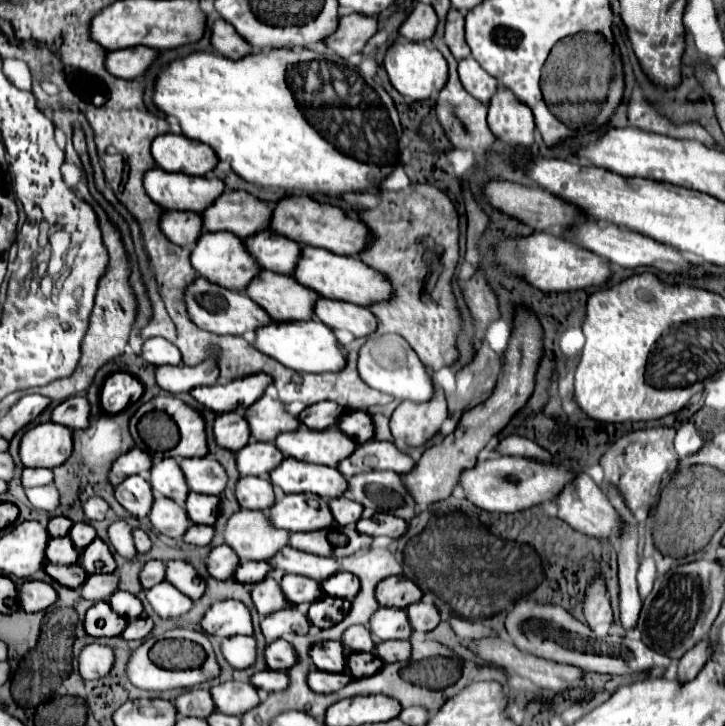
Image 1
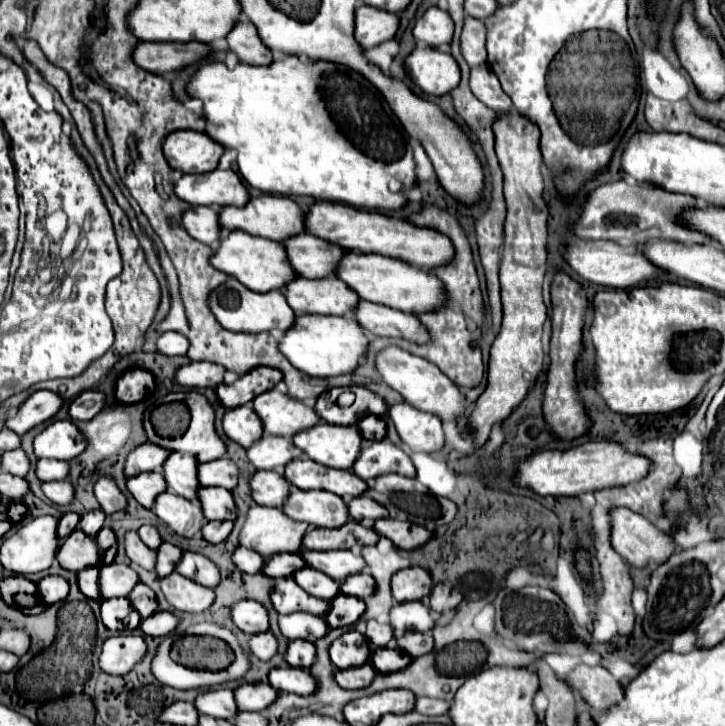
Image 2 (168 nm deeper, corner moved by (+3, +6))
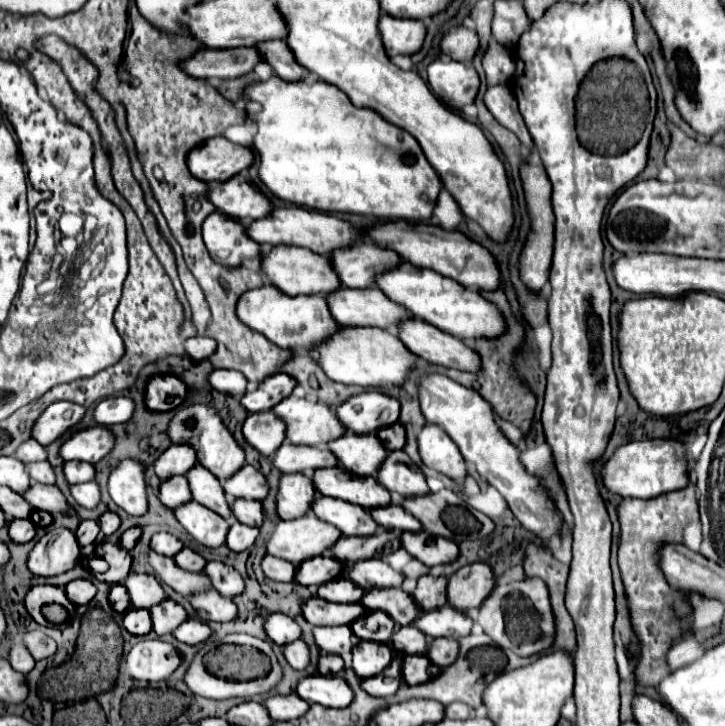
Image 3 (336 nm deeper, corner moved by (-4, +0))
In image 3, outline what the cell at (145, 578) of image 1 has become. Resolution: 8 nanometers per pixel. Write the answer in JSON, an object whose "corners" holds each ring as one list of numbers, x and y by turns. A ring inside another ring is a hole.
{"corners":[[184,547,182,551,178,551,178,553,174,555,174,561,176,561,176,565,178,565,180,569,194,571,194,573,202,571,202,569,204,569,204,563,206,563,206,561,204,561,196,551,192,551,190,547]]}

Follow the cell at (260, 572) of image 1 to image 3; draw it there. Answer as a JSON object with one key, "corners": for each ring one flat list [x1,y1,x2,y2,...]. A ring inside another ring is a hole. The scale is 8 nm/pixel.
{"corners":[[312,557,302,561,296,567,296,583,308,587,308,585,320,585,332,579,340,577,340,563,336,563,332,557]]}

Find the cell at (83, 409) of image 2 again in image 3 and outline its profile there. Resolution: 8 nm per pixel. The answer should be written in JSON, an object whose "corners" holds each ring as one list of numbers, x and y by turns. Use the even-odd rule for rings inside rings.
{"corners":[[108,397,102,399,94,409,94,421,98,425,114,425,126,423,132,417,134,403,128,397]]}

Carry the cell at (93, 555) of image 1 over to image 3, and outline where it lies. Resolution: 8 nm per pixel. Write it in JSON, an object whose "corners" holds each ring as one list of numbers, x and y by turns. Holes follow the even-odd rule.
{"corners":[[132,527,132,529,124,531,122,537,120,537,120,547,126,549,126,551,130,551,130,549,136,545,138,537,140,537,140,529,138,529,138,527]]}

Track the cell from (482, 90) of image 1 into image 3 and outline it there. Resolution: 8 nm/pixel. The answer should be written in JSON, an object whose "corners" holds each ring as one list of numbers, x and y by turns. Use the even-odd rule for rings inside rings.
{"corners":[[494,85,488,87,484,93,484,103,488,107,488,111,494,115,494,119,504,125,506,129,510,129,512,133,516,133,516,137,522,141,522,145,534,153,534,143,532,137,526,129,526,123,518,111,518,105,514,109,514,93,510,91,508,85]]}

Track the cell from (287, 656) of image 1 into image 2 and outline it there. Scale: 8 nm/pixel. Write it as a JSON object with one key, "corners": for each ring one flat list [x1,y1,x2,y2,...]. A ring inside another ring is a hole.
{"corners":[[291,641,289,643,289,649,287,649,287,663,291,667,301,667,301,669,309,669,315,661,315,655,317,655,317,649,311,641]]}

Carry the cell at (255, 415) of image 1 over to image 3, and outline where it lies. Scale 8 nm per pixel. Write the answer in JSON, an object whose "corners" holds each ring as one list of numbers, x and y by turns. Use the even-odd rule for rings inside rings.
{"corners":[[294,395,272,407,272,413,286,423,286,439,294,445,320,447,328,439,342,435,346,429,336,421,334,411,324,403,312,403]]}

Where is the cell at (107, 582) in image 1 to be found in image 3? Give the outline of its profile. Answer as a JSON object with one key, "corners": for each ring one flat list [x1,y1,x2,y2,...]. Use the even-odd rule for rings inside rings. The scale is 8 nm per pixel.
{"corners":[[130,573,122,585,126,587,128,595,130,595,130,605,132,607,144,607,150,609,152,605,160,603,162,599,166,599,162,585,158,583,158,579,154,575,140,575,140,573]]}

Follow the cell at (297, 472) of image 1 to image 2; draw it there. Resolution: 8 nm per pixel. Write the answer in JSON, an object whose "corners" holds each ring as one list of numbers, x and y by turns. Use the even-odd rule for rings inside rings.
{"corners":[[297,459,285,467,285,477,291,485,299,489,321,489,341,497,361,497,365,495,365,481,355,477,355,473,343,469,331,469,319,465,311,459]]}

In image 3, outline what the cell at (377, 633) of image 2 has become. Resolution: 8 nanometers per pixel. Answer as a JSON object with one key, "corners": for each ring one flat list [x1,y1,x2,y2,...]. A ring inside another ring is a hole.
{"corners":[[406,625,406,627,396,627,392,637,390,637,390,647,396,653,402,655,412,655,412,653,424,653,428,649,424,633,416,631,416,627]]}

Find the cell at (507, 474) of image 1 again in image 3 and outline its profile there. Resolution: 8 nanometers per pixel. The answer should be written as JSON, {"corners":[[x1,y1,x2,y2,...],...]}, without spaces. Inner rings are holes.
{"corners":[[672,439,632,441,620,445,614,451,614,455,602,463,598,473,602,477,604,487,610,493,616,493,620,497,640,497,640,499,652,499,656,495,662,495,664,491,674,491,676,487,684,487,684,483,688,481,684,447,682,443]]}

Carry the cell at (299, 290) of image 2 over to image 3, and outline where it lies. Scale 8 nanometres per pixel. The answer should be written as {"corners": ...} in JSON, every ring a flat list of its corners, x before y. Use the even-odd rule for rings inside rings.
{"corners":[[338,287,336,291,326,295,326,303,332,319,340,327,360,325,360,327,390,329,400,319,412,317,408,311,388,301,388,297,376,287,368,287,368,289]]}

